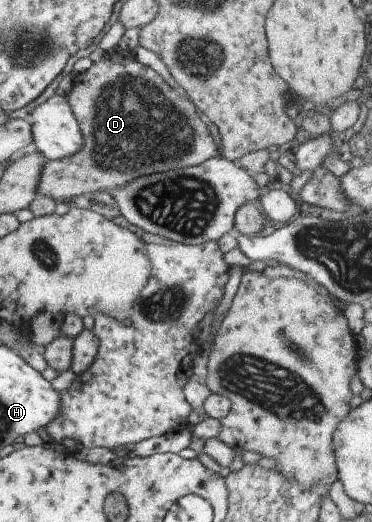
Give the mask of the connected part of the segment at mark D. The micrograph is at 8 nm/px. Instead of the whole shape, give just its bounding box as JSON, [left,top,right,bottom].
[36,49,216,202]

